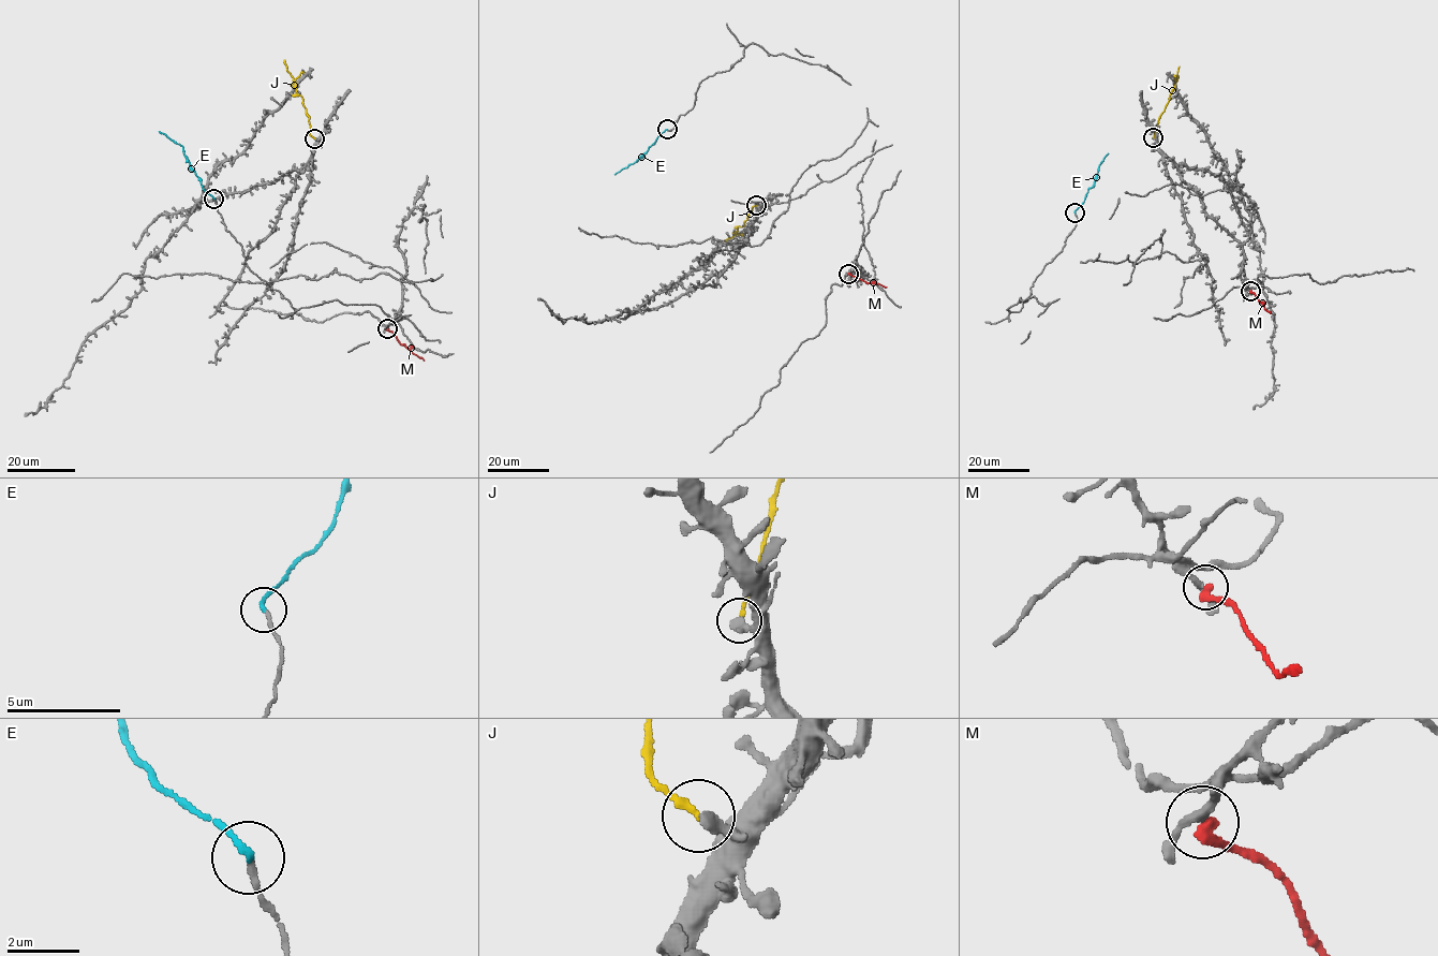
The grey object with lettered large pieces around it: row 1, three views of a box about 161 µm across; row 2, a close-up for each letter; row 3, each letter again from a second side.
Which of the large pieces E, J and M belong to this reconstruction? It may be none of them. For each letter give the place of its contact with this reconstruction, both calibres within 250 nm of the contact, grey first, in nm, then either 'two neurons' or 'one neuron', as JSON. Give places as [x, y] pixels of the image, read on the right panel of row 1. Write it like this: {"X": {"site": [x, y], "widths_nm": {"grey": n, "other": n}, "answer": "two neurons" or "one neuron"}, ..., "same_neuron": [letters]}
{"E": {"site": [1075, 212], "widths_nm": {"grey": 170, "other": 180}, "answer": "one neuron"}, "J": {"site": [1153, 137], "widths_nm": {"grey": 240, "other": 200}, "answer": "two neurons"}, "M": {"site": [1250, 291], "widths_nm": {"grey": 240, "other": 340}, "answer": "two neurons"}, "same_neuron": ["E"]}

